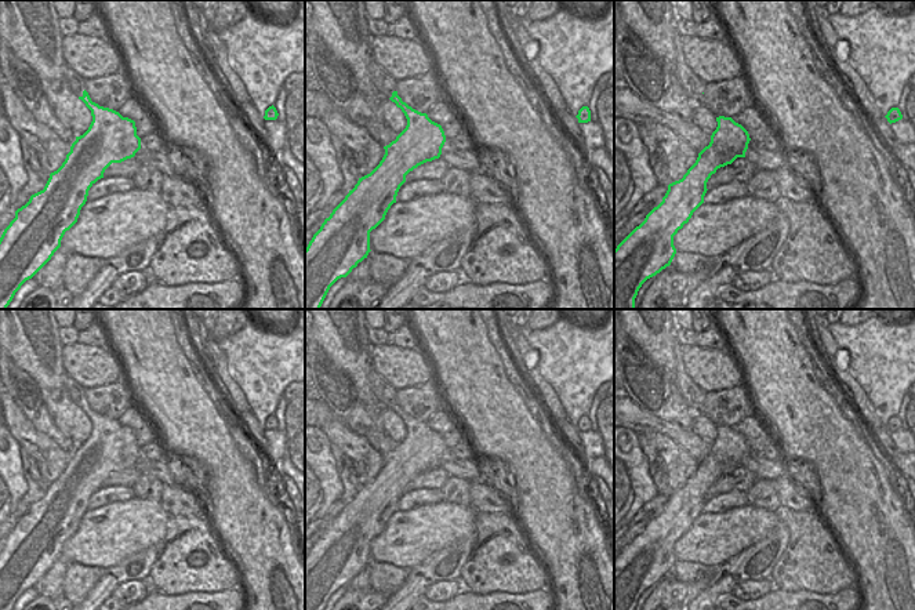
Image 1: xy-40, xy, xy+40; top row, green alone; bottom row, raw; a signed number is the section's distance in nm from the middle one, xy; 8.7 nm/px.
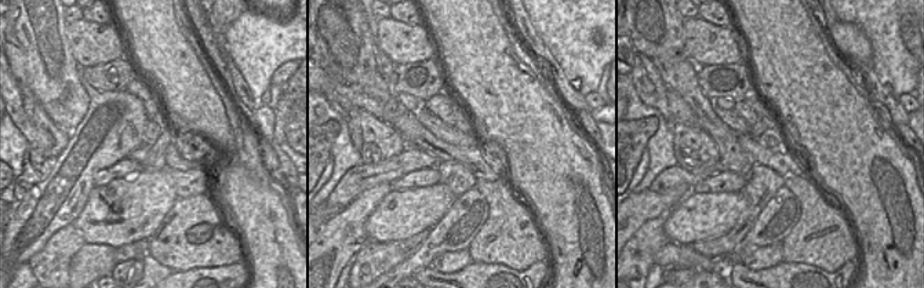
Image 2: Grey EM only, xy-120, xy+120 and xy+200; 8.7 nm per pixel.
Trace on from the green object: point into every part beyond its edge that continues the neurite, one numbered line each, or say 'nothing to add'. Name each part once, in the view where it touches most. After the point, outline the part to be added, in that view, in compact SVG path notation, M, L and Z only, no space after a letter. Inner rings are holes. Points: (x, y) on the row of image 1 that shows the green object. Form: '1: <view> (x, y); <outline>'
nothing to add

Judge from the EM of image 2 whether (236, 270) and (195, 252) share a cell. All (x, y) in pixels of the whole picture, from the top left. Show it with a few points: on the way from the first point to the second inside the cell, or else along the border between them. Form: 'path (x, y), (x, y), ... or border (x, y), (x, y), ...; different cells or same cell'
border (242, 259), (233, 263), (193, 269); different cells

